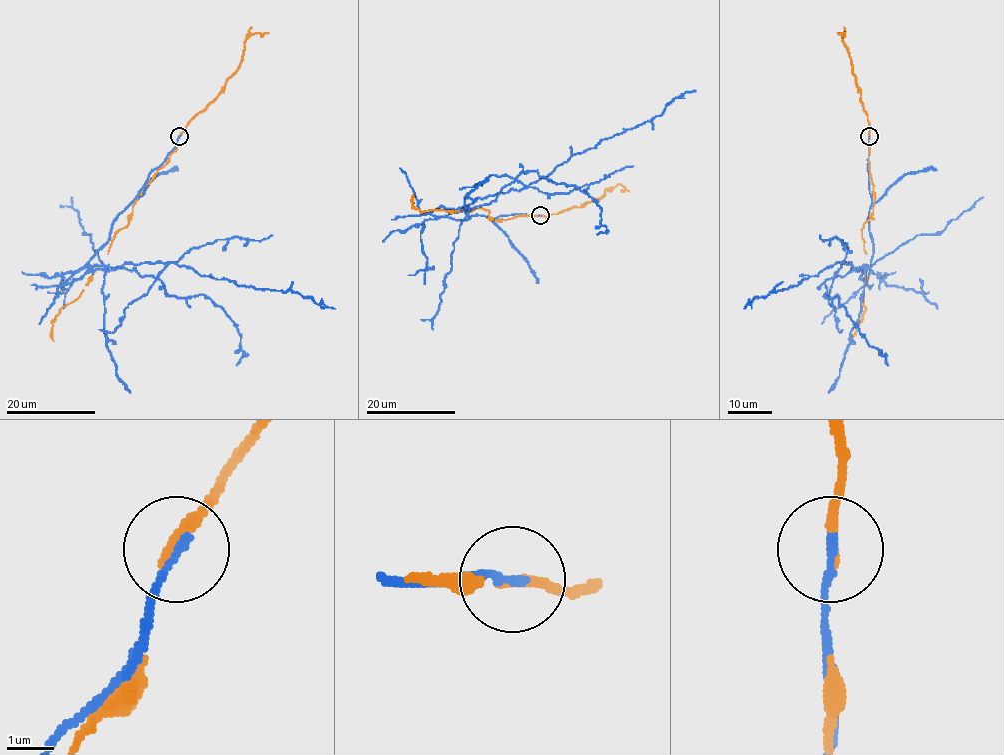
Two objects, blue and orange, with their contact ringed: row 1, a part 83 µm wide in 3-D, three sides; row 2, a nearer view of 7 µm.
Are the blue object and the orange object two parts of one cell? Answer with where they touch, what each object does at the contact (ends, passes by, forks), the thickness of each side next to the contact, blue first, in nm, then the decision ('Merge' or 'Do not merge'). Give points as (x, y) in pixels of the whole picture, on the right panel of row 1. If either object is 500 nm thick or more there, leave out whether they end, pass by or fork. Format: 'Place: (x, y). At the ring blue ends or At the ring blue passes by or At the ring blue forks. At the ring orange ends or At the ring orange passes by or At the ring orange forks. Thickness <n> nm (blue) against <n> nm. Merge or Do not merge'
Place: (869, 136). At the ring blue ends. At the ring orange ends. Thickness 200 nm (blue) against 260 nm. Do not merge

